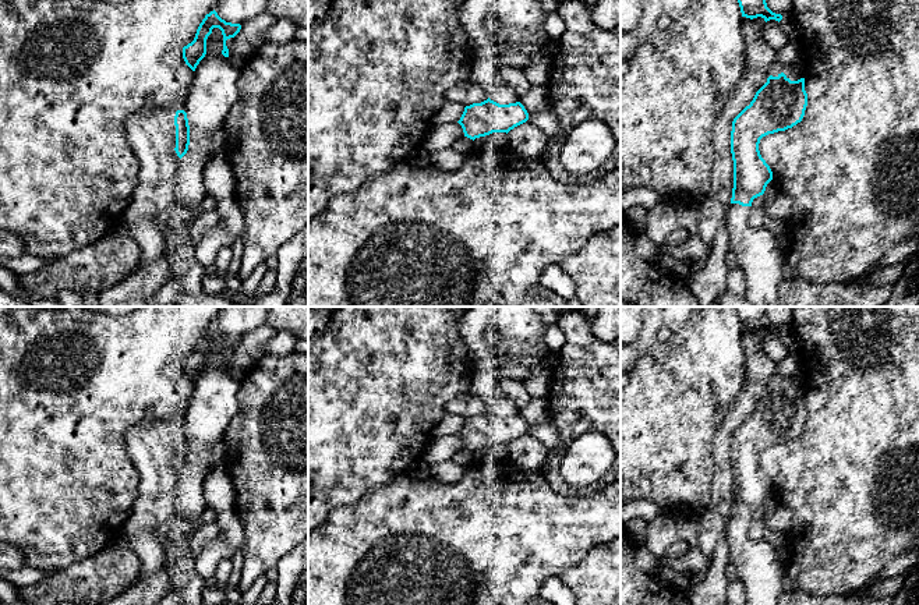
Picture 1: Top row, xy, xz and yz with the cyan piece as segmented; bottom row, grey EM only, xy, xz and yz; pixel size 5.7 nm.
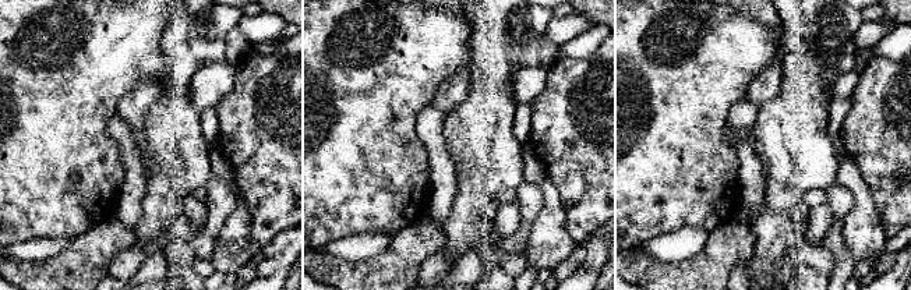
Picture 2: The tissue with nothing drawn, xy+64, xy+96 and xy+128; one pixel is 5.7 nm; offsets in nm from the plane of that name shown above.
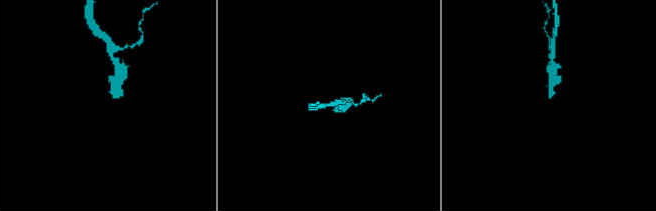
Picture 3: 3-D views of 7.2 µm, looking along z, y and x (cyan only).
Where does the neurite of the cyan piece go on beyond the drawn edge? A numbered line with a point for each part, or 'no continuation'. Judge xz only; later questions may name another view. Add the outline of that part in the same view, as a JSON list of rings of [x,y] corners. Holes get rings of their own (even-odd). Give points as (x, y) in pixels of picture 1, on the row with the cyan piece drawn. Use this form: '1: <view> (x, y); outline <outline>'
no continuation

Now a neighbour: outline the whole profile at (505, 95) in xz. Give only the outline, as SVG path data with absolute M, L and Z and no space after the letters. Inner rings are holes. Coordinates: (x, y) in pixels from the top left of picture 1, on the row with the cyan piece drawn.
M505 85L491 95L489 99L499 105L509 105L519 102L520 98L510 86Z

